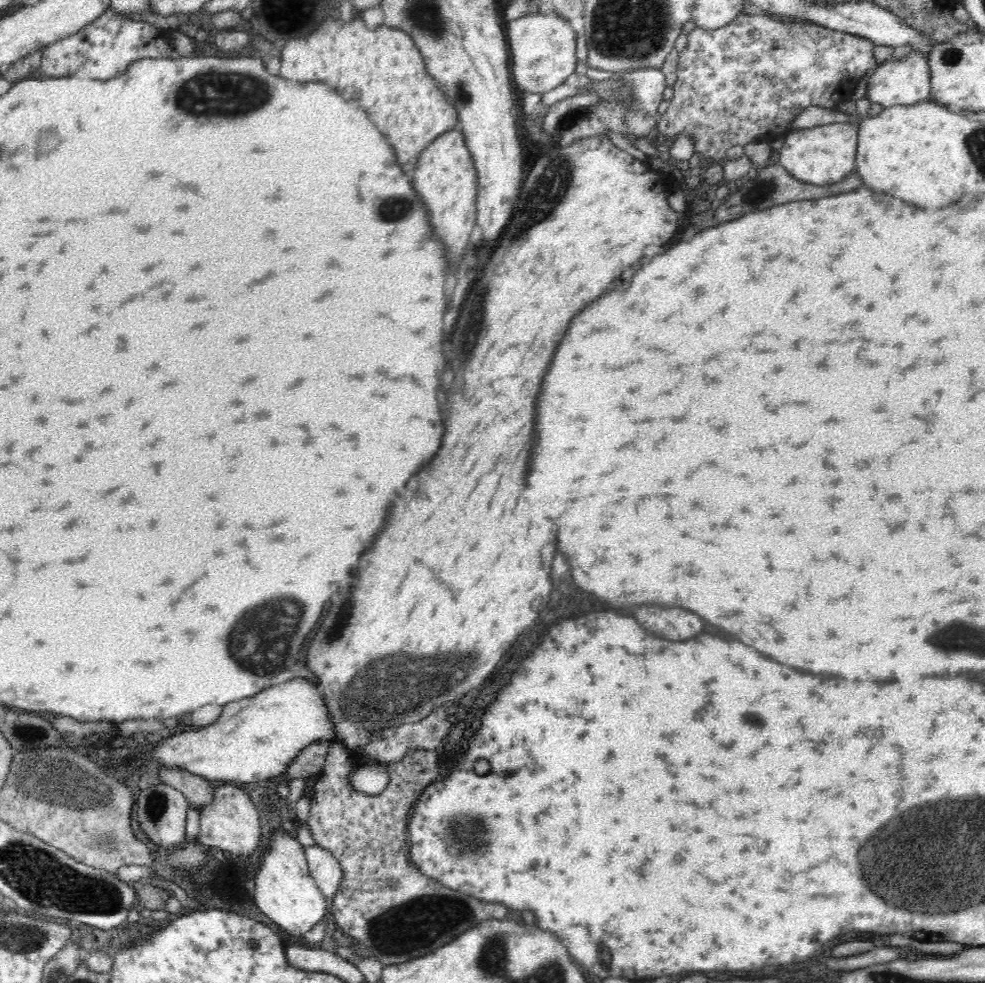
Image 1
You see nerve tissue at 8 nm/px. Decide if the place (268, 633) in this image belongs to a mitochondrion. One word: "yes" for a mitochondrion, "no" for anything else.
yes

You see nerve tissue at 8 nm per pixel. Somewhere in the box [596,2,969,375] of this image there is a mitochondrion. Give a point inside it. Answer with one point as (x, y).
(951, 56)

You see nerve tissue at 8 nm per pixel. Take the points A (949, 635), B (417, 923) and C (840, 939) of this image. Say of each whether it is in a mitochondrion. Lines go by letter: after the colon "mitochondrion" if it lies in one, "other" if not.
A: mitochondrion
B: mitochondrion
C: other

